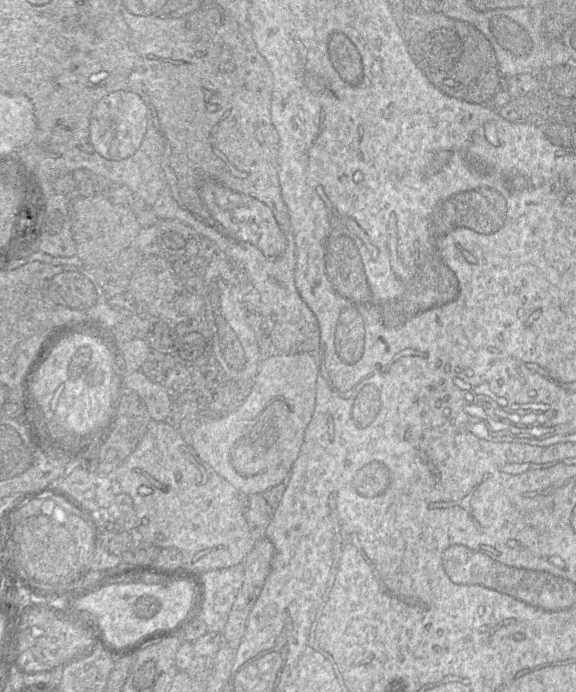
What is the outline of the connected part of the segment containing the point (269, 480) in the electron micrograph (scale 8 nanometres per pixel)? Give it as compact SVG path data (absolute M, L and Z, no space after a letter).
M316 353L263 357L253 378L252 390L245 402L225 417L198 423L190 436L191 448L202 461L229 481L240 495L263 494L282 482L287 487L290 471L300 452L305 429L314 412L318 373L319 356Z

